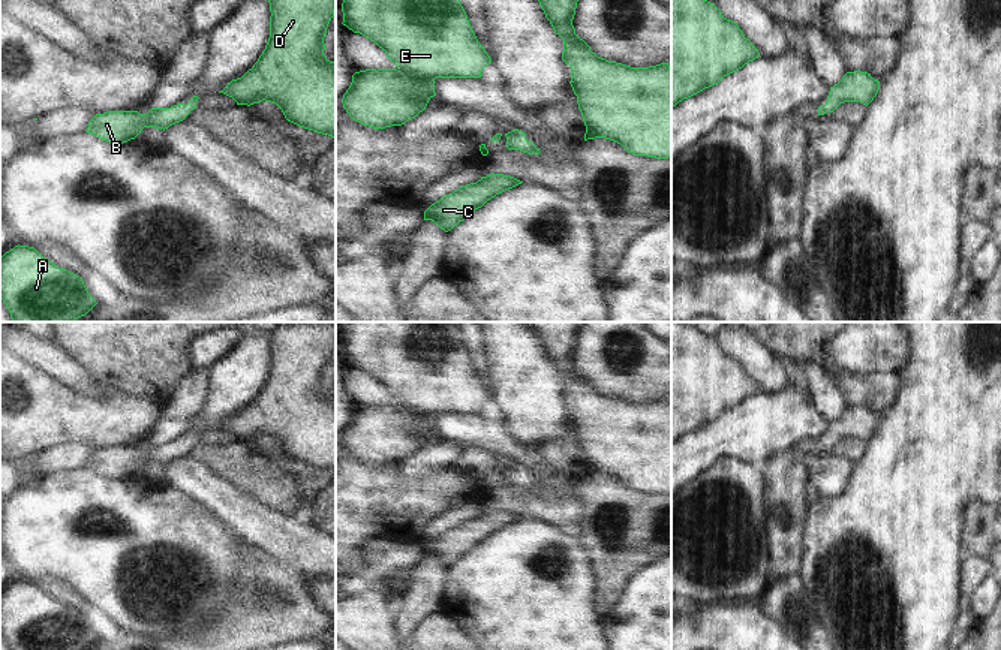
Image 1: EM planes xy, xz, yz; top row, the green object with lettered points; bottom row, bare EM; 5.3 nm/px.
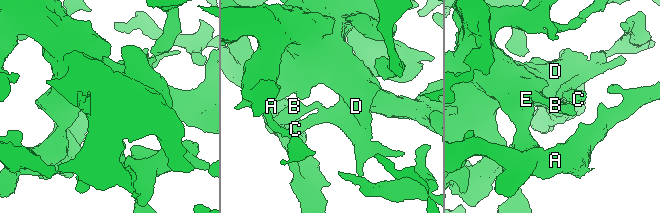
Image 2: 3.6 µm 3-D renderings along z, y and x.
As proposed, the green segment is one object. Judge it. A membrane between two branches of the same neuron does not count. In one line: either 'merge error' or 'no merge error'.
no merge error

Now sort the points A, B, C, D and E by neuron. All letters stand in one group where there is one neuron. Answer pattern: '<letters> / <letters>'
A B C D E

